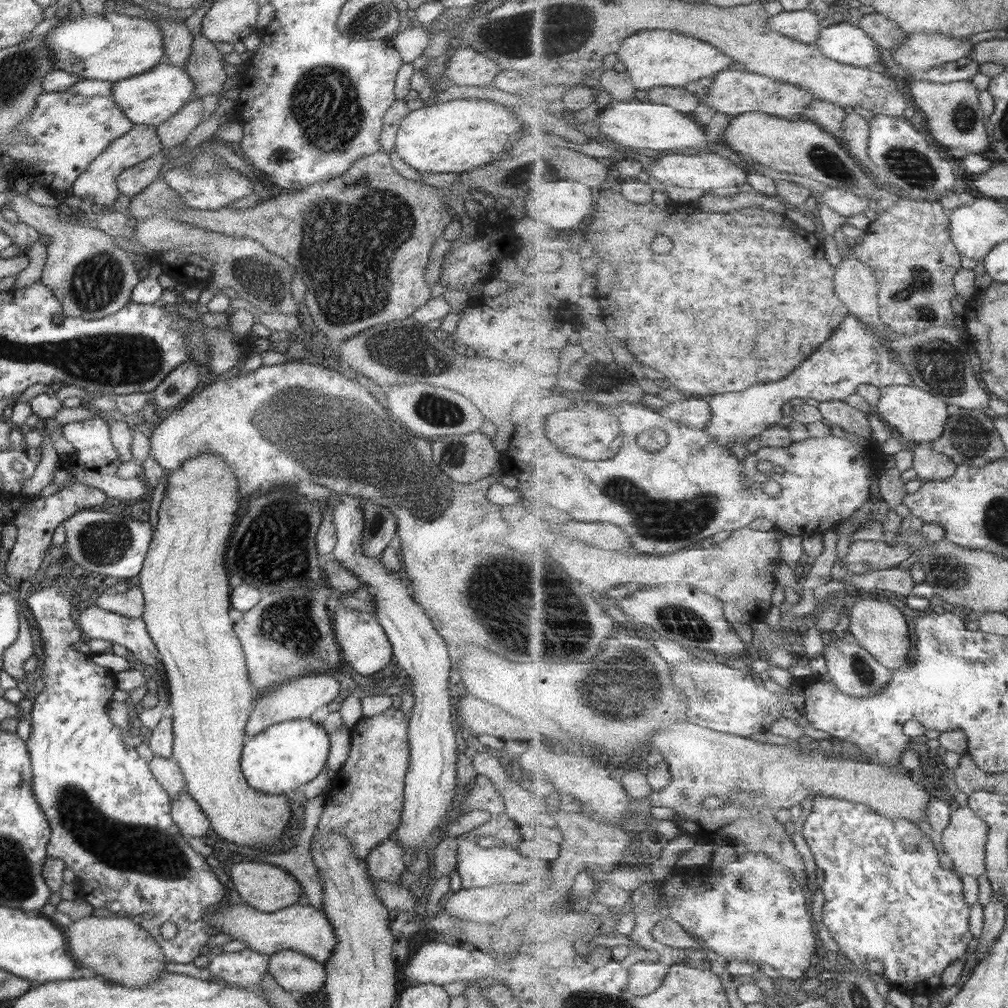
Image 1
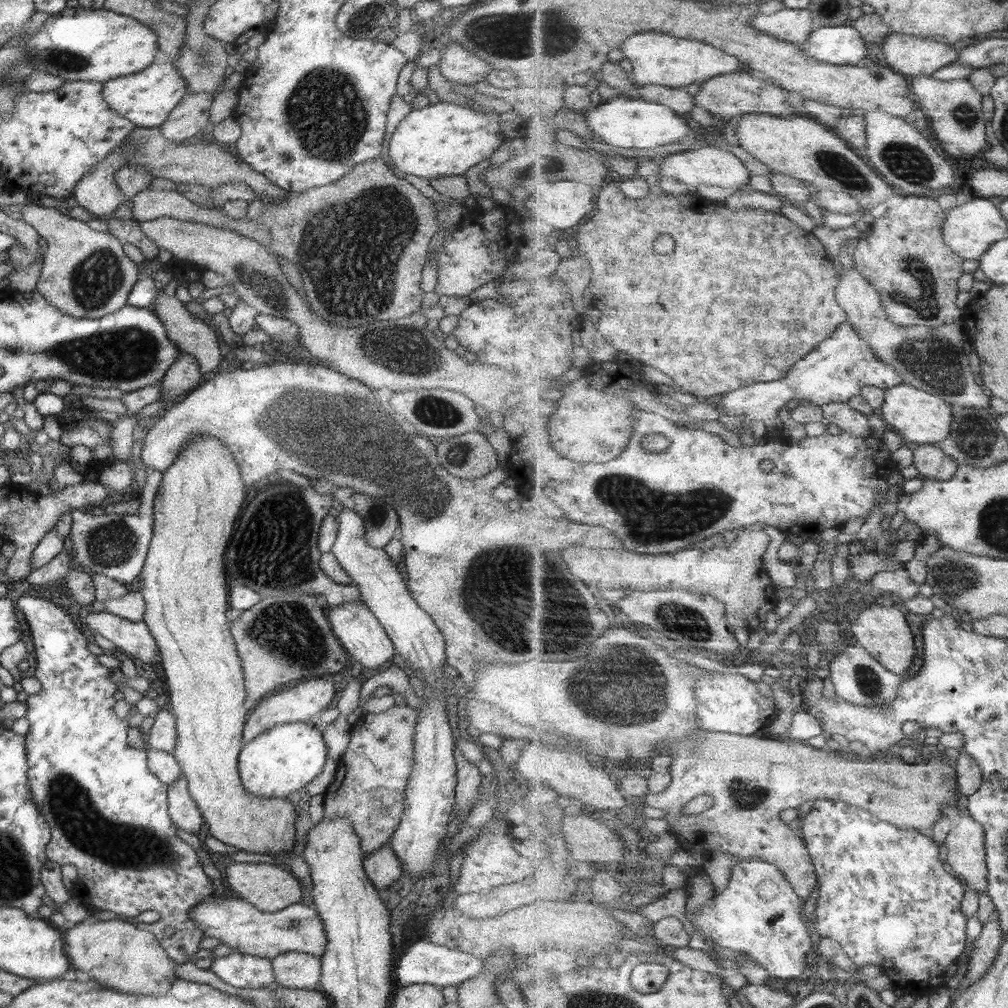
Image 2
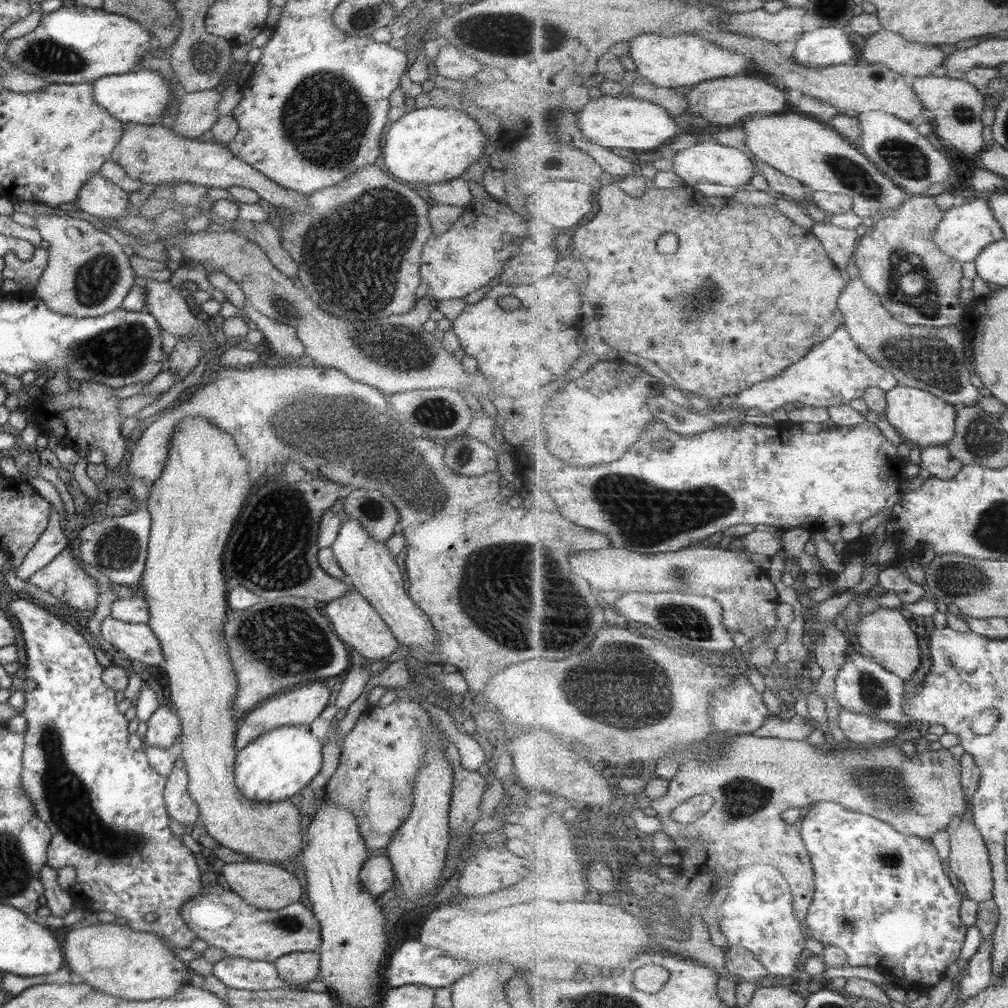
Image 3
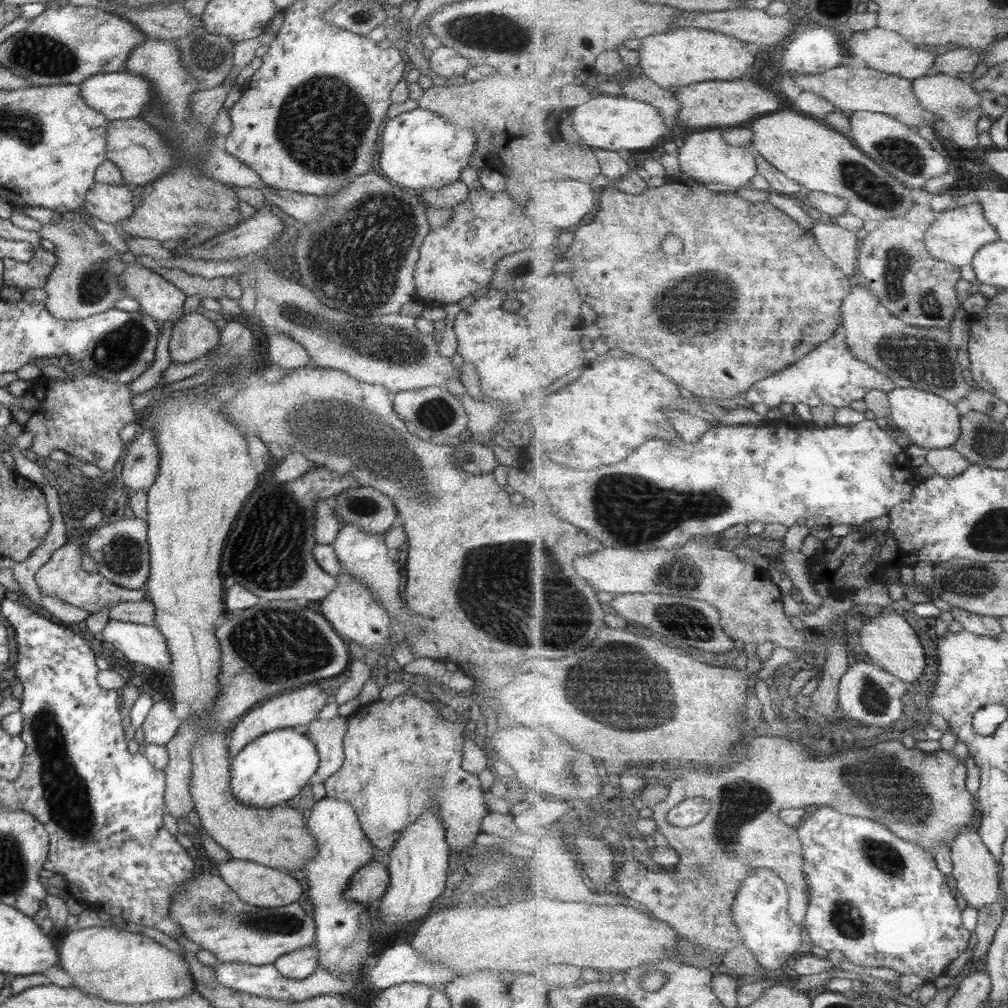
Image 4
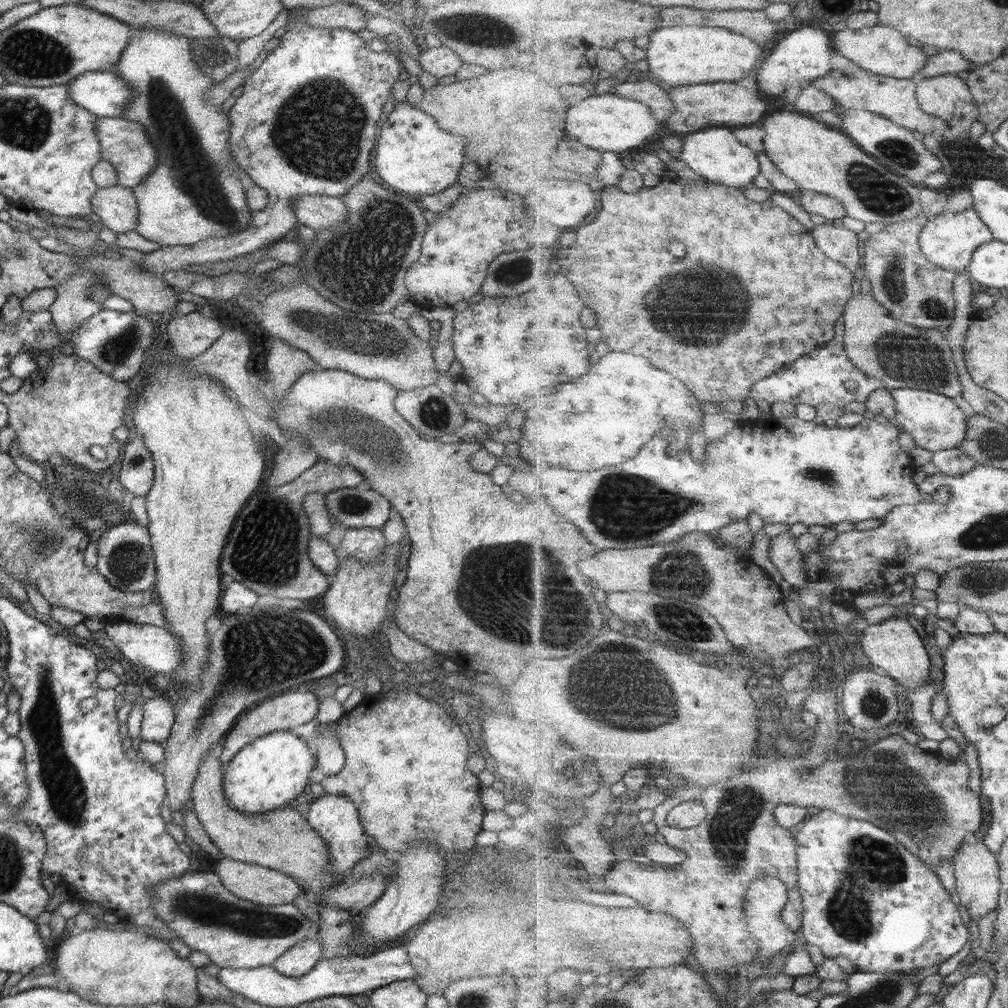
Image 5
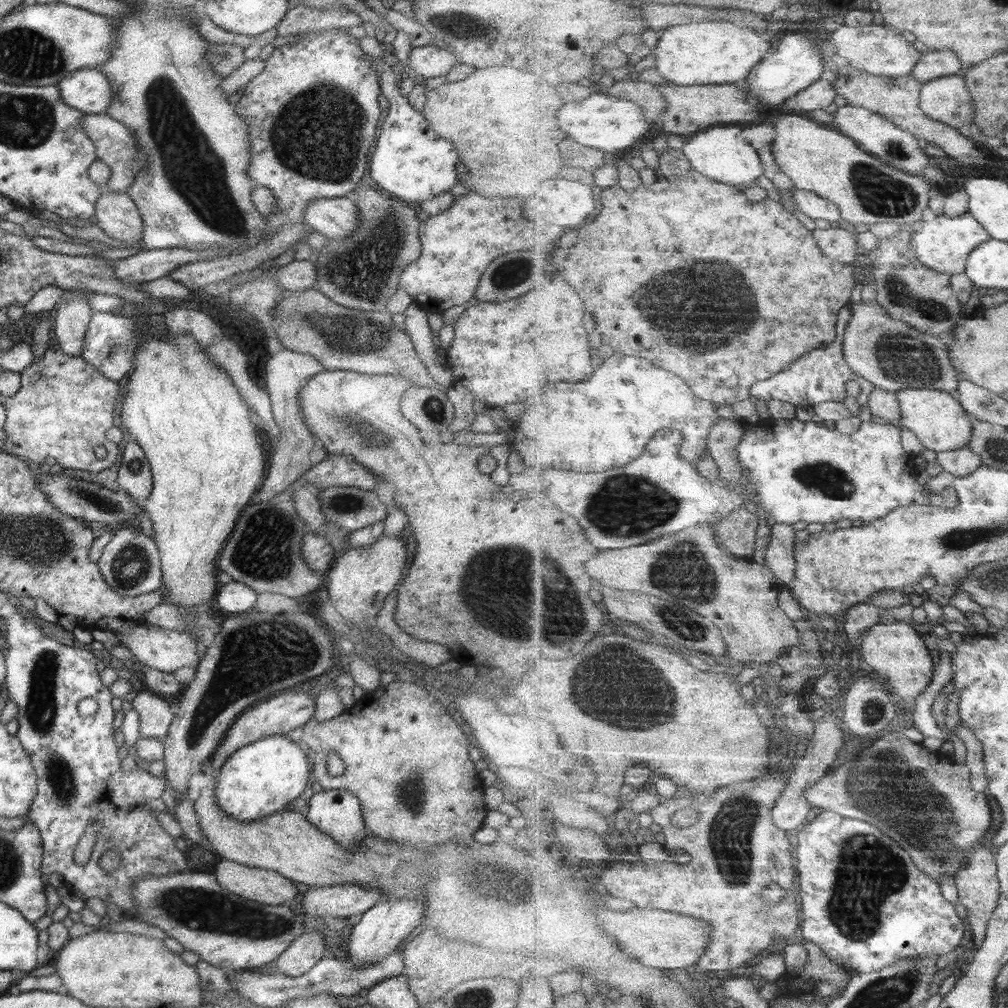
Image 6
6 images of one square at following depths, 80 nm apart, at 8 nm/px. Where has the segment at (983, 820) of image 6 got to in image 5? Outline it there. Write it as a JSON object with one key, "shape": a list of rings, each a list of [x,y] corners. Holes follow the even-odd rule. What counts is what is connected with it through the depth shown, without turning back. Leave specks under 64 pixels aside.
{"shape":[[[890,734],[877,741],[873,746],[861,749],[860,756],[853,753],[846,760],[831,762],[812,768],[802,768],[799,761],[779,759],[759,755],[758,762],[750,764],[743,774],[728,778],[711,786],[699,786],[688,781],[678,781],[672,788],[669,798],[654,808],[654,820],[657,830],[666,838],[666,844],[679,848],[687,854],[683,864],[639,864],[625,860],[616,862],[613,870],[604,876],[606,889],[610,893],[622,894],[636,900],[649,912],[661,912],[683,921],[685,928],[694,938],[694,956],[696,960],[712,973],[731,973],[733,967],[749,964],[760,956],[760,942],[754,937],[747,916],[745,916],[746,894],[753,881],[761,876],[773,876],[780,879],[788,889],[789,900],[783,908],[781,919],[791,931],[799,932],[804,922],[803,899],[799,887],[799,842],[788,828],[781,826],[776,819],[775,809],[780,804],[808,807],[813,810],[828,808],[843,816],[868,820],[879,824],[881,828],[893,832],[899,842],[917,854],[919,859],[938,872],[943,859],[953,863],[955,855],[961,849],[963,841],[981,830],[983,808],[977,791],[970,787],[971,767],[963,757],[951,759],[937,750],[922,750],[909,744],[900,734]],[[691,800],[700,800],[708,808],[707,818],[695,828],[670,827],[667,822],[670,812],[679,804]]]}

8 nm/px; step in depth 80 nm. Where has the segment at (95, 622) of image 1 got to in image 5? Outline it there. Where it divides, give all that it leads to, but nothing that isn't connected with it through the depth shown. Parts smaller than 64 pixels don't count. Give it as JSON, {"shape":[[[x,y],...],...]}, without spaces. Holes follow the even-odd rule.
{"shape":[[[125,620],[106,623],[103,629],[106,632],[104,637],[113,642],[123,657],[128,658],[131,663],[143,666],[155,673],[173,675],[184,658],[179,639],[167,629],[148,624],[138,625],[125,622]]]}

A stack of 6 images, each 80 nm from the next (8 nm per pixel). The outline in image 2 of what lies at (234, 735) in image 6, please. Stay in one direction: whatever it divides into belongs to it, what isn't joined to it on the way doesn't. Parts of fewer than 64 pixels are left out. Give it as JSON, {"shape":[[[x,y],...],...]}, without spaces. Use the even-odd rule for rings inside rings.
{"shape":[[[322,677],[315,680],[305,680],[299,683],[291,684],[285,688],[280,688],[274,694],[269,694],[258,701],[256,706],[249,711],[249,715],[244,719],[244,725],[241,735],[242,744],[247,744],[258,734],[275,725],[305,722],[308,723],[310,718],[317,716],[321,710],[324,710],[333,698],[335,688],[329,677]]]}

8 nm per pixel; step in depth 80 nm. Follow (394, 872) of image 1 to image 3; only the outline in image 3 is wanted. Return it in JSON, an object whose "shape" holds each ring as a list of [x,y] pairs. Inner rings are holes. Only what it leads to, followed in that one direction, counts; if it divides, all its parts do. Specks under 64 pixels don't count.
{"shape":[[[383,850],[372,853],[359,872],[363,891],[375,898],[392,888],[394,878],[391,861],[387,859],[387,854]]]}

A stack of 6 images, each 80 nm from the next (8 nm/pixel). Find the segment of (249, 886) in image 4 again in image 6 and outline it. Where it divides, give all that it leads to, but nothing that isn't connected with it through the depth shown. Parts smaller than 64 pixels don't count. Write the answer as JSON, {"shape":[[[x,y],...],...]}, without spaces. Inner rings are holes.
{"shape":[[[231,860],[219,861],[213,872],[217,885],[237,896],[267,905],[291,905],[296,889],[279,874],[243,866]]]}

